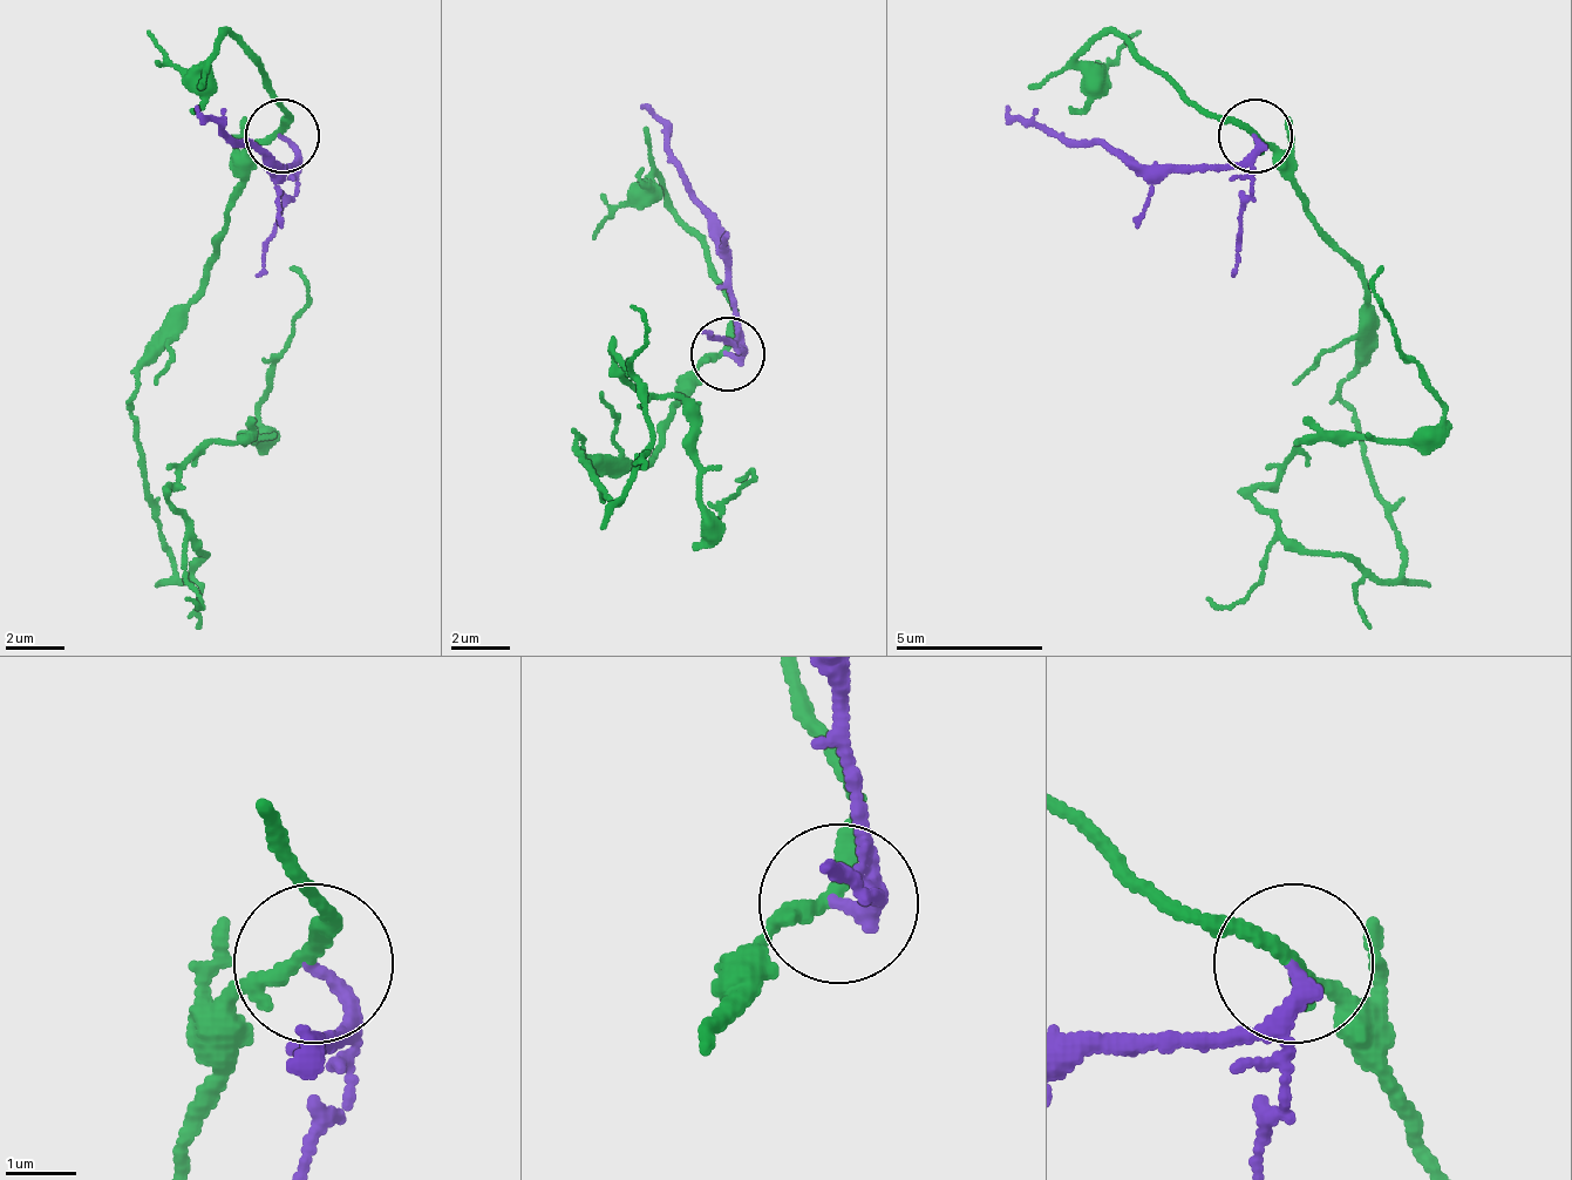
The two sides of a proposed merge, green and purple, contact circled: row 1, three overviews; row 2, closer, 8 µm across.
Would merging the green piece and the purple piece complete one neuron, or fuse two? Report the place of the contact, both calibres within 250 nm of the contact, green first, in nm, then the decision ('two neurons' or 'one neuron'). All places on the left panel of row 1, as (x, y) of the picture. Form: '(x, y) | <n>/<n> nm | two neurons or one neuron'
(281, 135) | 220/220 nm | two neurons

